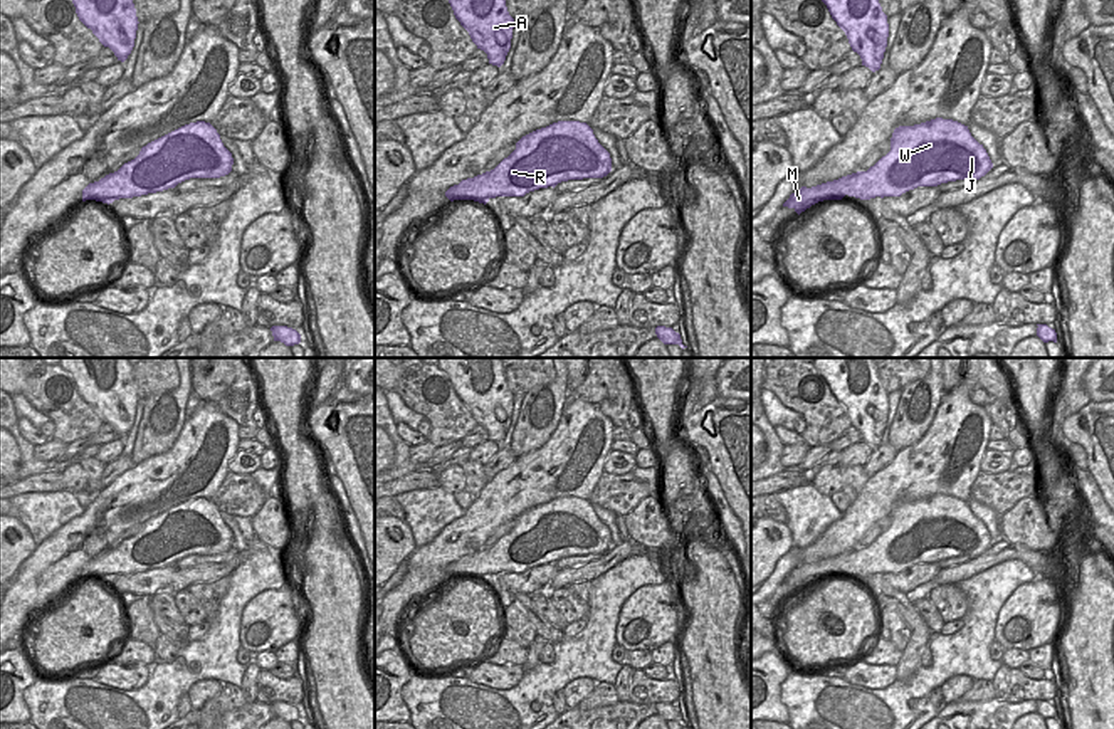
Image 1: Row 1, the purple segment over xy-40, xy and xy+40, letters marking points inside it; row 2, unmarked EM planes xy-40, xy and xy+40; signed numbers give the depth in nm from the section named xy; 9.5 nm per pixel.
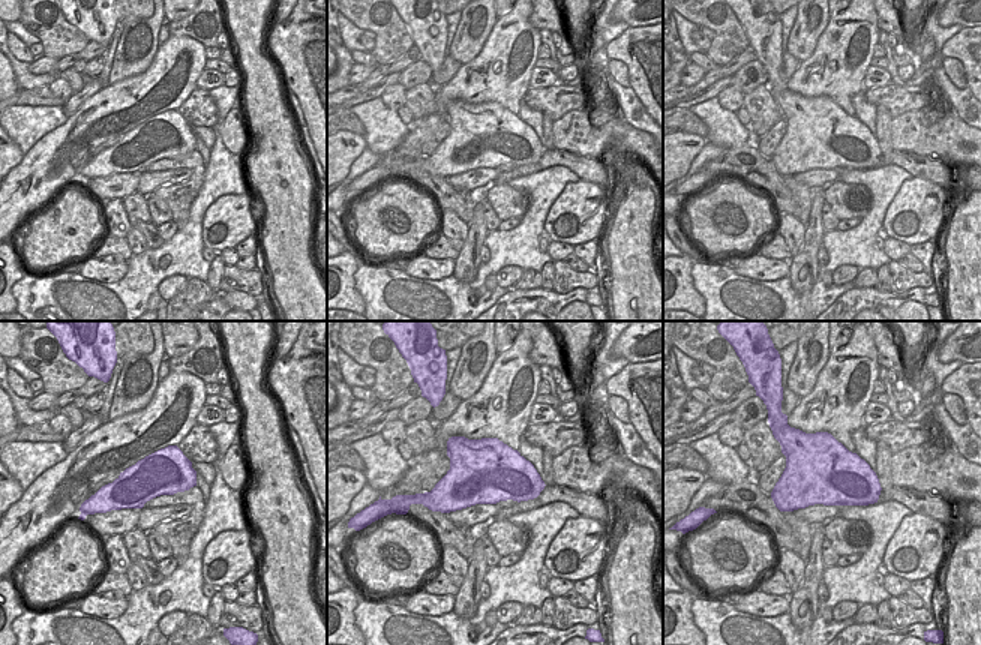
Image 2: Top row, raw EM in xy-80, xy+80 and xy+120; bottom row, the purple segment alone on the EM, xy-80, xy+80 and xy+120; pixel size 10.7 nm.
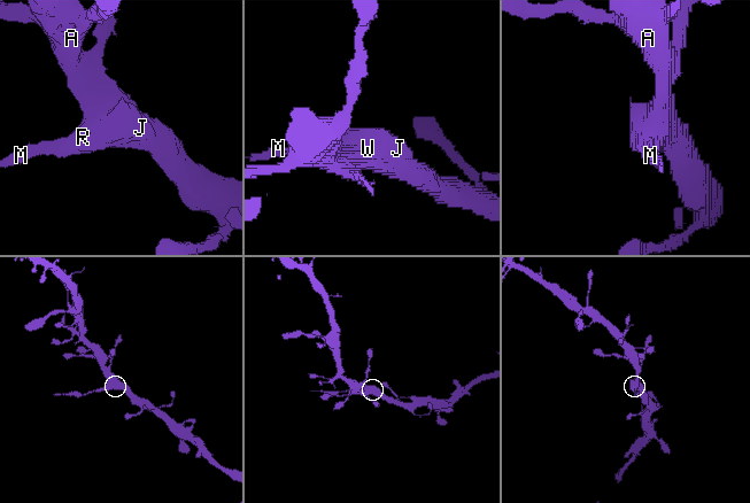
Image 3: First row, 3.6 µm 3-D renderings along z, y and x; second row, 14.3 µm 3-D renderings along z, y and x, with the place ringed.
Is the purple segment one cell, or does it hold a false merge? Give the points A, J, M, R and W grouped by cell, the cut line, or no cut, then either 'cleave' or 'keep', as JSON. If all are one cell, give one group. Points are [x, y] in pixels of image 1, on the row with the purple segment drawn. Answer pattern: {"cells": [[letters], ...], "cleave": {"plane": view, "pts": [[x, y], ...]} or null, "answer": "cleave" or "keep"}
{"cells": [["A", "J", "R", "W"], ["M"]], "cleave": {"plane": "xy+40", "pts": [[847, 175], [847, 190], [840, 197]]}, "answer": "cleave"}

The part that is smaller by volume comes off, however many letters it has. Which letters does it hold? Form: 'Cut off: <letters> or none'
Cut off: M

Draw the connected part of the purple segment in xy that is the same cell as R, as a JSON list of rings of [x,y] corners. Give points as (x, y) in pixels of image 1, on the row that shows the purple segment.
[[[558,121],[523,136],[494,170],[474,176],[465,200],[486,205],[496,197],[524,197],[568,180],[603,178],[610,171],[610,153],[586,123]]]

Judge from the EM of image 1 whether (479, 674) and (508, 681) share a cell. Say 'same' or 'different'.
same

